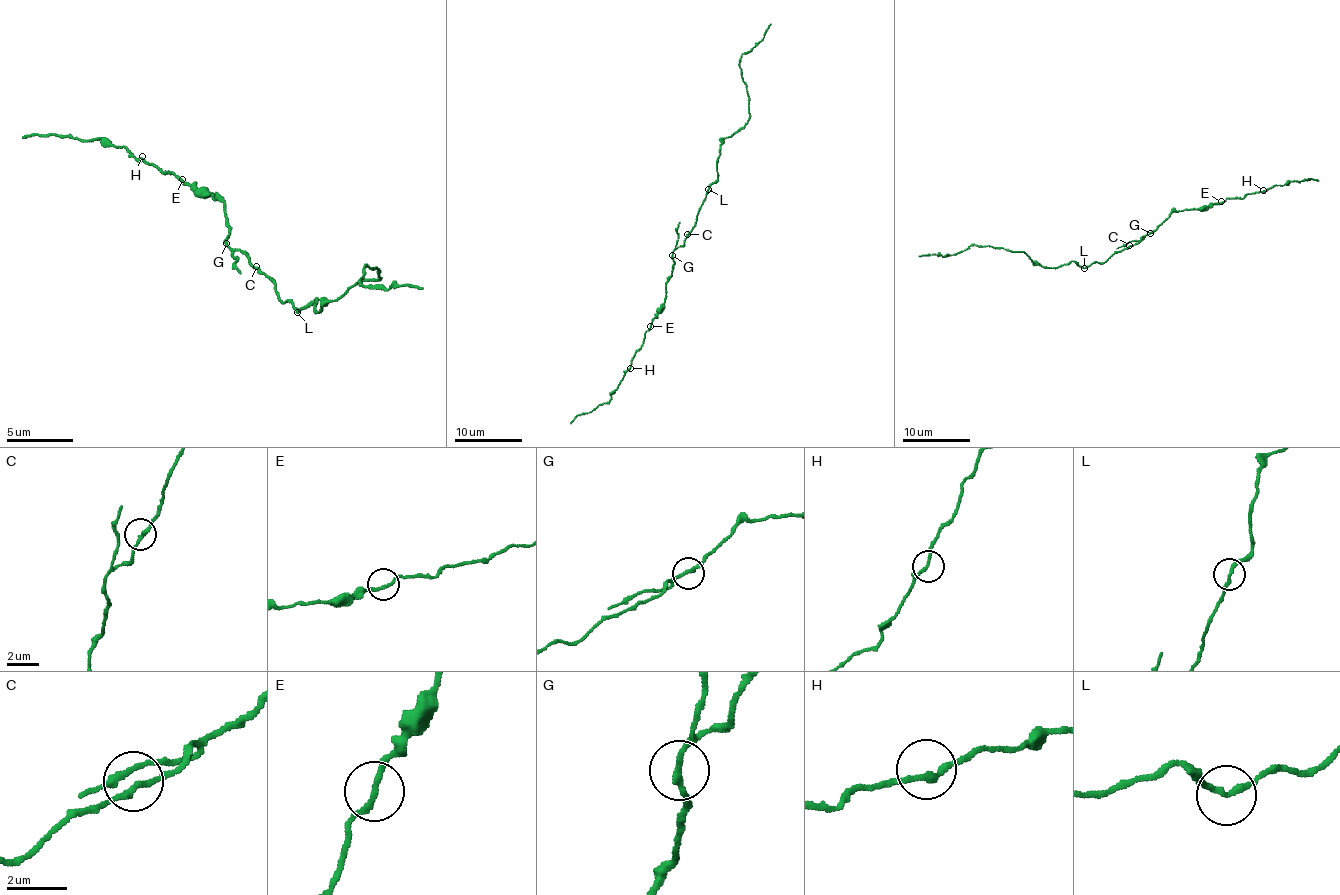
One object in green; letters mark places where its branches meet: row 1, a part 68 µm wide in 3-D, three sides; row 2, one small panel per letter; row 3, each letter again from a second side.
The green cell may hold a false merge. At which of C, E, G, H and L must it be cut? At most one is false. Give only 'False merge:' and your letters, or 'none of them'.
False merge: L

